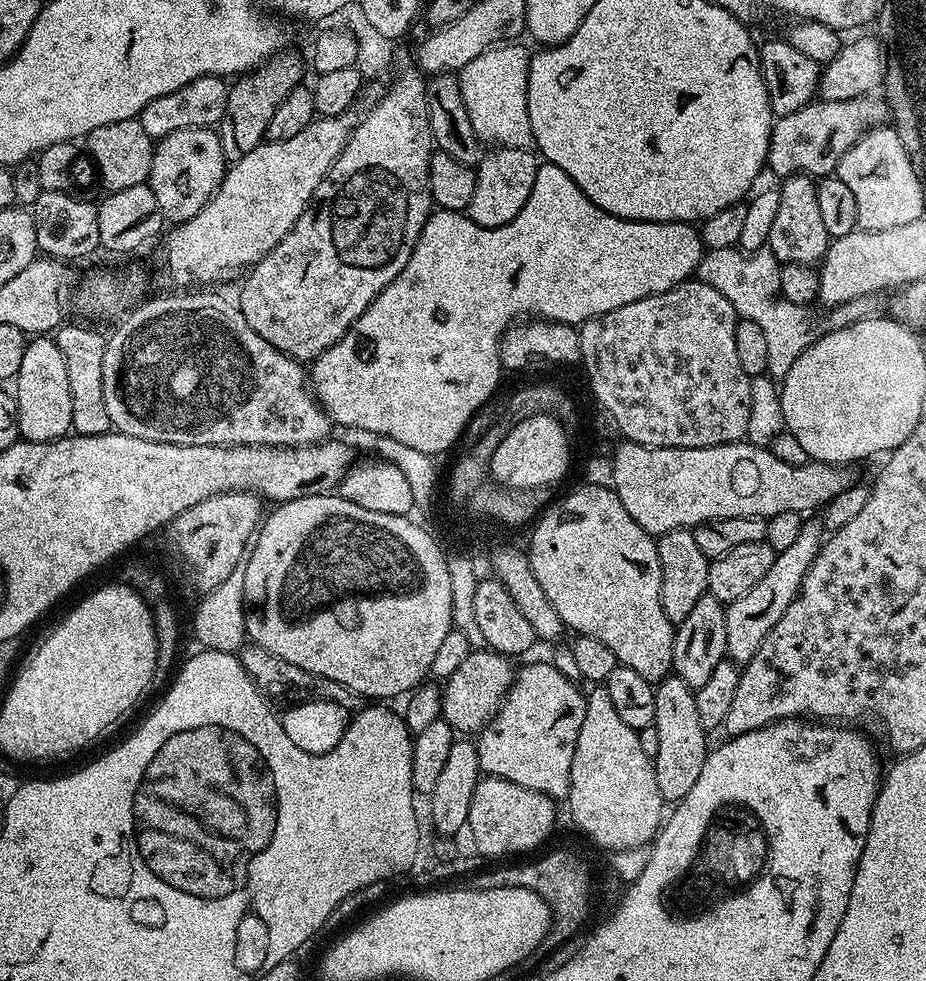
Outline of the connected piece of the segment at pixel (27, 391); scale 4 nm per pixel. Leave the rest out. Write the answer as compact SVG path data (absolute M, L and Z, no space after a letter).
M40 334L28 340L26 354L22 354L22 366L18 366L18 374L14 378L15 384L18 426L23 439L50 442L72 432L70 381L66 375L66 358L62 358L62 350L58 350L55 339Z

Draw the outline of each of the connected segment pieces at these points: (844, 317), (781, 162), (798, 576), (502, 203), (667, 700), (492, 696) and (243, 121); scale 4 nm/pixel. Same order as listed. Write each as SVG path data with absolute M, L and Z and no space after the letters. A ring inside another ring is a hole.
M739 247L713 248L705 253L695 271L695 275L702 282L726 294L730 306L738 309L743 319L752 320L762 326L762 334L766 338L767 375L773 378L790 374L790 366L794 366L798 354L805 352L821 336L822 328L824 332L833 332L836 328L845 328L865 319L873 311L873 301L863 296L836 308L827 309L823 313L824 326L820 328L811 307L795 304L780 295L780 265L773 252L767 250L746 252Z
M859 96L842 102L817 98L773 123L767 171L772 171L777 178L797 174L813 178L831 177L840 159L873 128L883 125L885 120L885 101L880 98Z
M816 518L805 519L797 540L788 549L777 552L774 566L770 566L769 572L762 577L762 582L758 582L754 590L742 594L742 598L726 605L726 656L733 664L743 666L750 662L750 658L754 658L754 654L758 654L766 634L770 634L778 618L786 614L786 606L790 606L790 602L794 602L794 598L800 593L806 570L810 570L826 539L821 521L812 519Z
M497 147L488 152L476 168L474 198L470 198L466 214L483 228L506 226L526 206L526 198L534 190L538 160L529 149Z
M669 674L655 685L655 689L654 724L658 730L658 754L654 758L656 781L661 798L666 802L679 802L690 794L694 782L698 782L698 774L710 751L709 737L698 718L696 693L682 682L682 678Z
M488 648L481 649L473 650L467 656L466 661L458 666L454 674L445 679L443 688L441 689L441 715L443 719L447 720L448 724L455 731L460 732L462 730L464 732L461 733L464 734L477 733L485 724L492 720L493 714L500 708L500 704L504 700L509 686L512 684L514 675L514 668L511 668L511 661L507 657Z
M293 50L277 54L271 60L260 65L251 74L241 75L231 81L228 90L228 115L226 124L232 127L232 132L220 132L220 141L224 151L225 161L231 162L250 154L254 146L263 144L270 126L270 118L274 118L274 110L290 94L290 90L301 87L306 60Z

